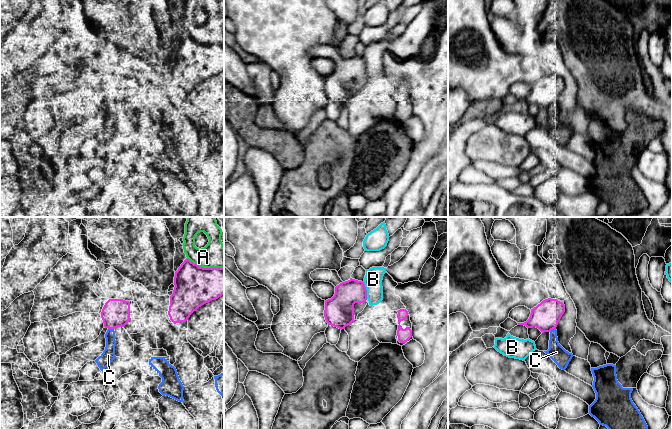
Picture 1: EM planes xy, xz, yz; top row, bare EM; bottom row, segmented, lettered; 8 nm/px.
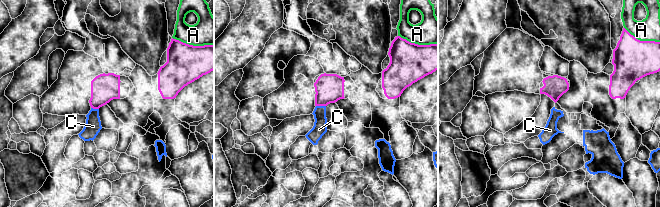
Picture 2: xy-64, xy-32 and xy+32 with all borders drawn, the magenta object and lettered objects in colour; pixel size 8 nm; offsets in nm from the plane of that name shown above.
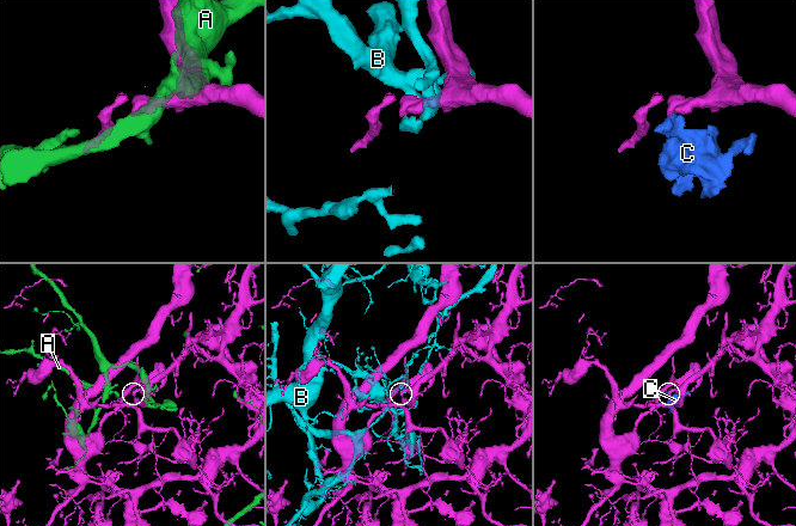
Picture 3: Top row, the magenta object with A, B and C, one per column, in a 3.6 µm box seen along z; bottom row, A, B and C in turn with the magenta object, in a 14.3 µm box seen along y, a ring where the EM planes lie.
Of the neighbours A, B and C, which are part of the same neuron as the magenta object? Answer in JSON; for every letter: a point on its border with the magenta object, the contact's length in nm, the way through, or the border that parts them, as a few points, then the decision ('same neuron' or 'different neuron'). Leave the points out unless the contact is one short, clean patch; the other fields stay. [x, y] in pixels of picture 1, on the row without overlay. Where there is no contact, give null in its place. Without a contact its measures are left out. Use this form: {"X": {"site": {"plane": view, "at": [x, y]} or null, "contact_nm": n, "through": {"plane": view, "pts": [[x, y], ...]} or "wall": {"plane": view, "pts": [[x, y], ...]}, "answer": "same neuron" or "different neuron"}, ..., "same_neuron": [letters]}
{"A": {"site": {"plane": "xy", "at": [205, 44]}, "contact_nm": 320, "answer": "different neuron"}, "B": {"site": {"plane": "xz", "at": [366, 66]}, "contact_nm": 150, "answer": "different neuron"}, "C": {"site": {"plane": "yz", "at": [552, 105]}, "contact_nm": 60, "answer": "different neuron"}, "same_neuron": []}

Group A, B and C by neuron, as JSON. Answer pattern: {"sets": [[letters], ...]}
{"sets": [["A"], ["B"], ["C"]]}

